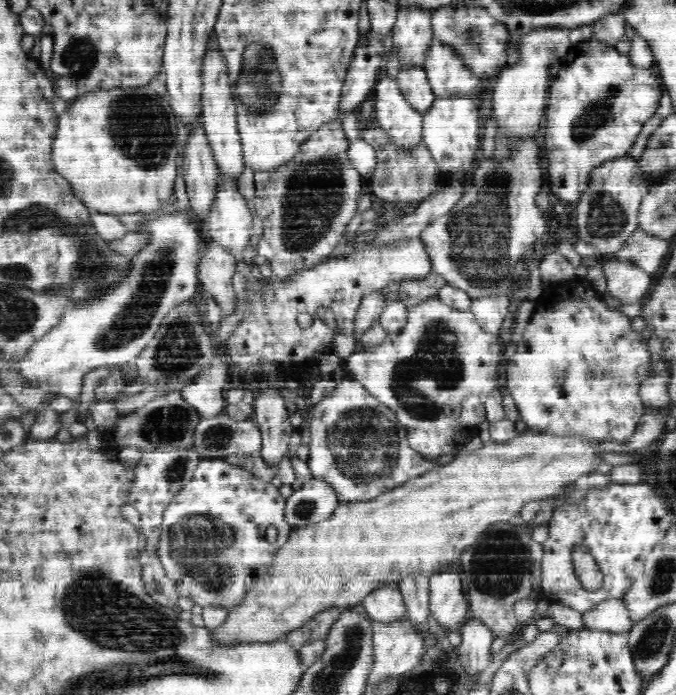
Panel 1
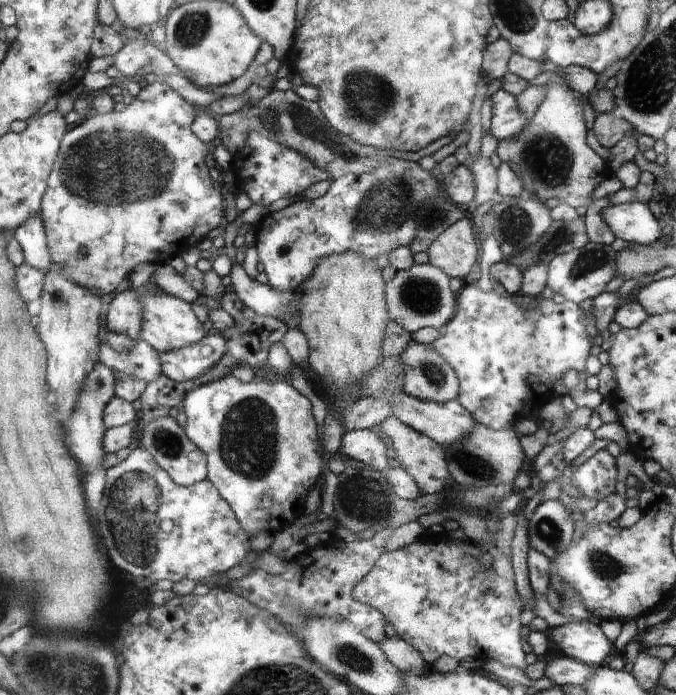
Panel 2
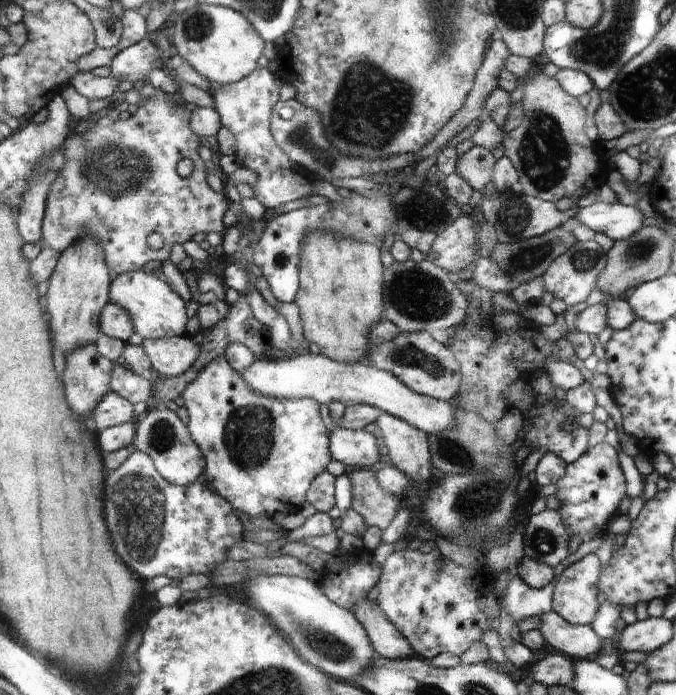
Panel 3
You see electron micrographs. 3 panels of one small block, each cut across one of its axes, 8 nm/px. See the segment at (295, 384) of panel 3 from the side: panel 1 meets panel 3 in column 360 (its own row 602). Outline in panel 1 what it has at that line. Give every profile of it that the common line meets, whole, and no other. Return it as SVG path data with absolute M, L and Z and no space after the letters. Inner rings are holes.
M395 583L382 584L366 596L359 606L373 621L380 623L392 623L407 614L404 599Z

